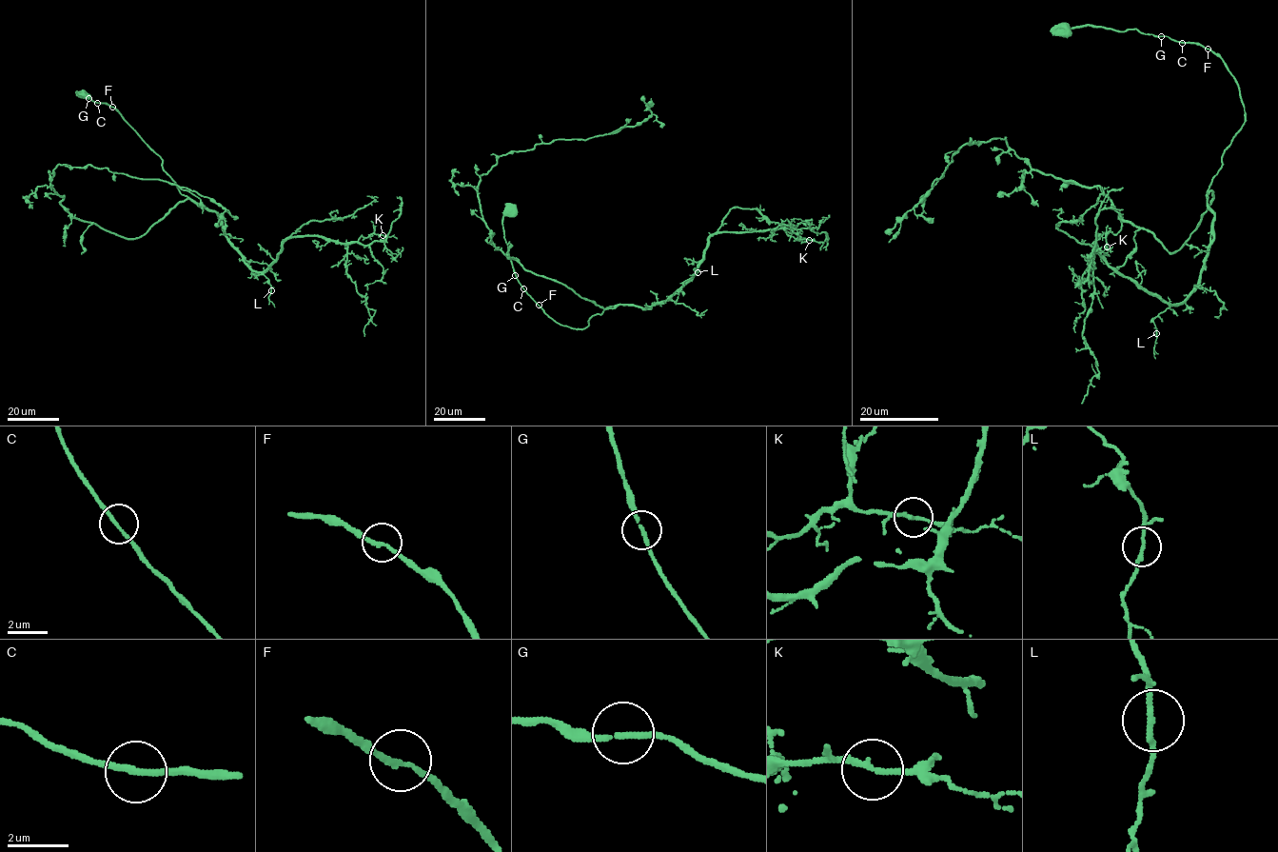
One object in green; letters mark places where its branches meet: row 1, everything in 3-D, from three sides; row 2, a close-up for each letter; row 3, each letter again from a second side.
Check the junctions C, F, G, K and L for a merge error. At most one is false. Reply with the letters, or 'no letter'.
no letter

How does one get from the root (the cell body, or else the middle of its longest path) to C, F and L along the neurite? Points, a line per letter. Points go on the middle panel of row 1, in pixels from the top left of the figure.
C: (510, 211), (503, 217), (503, 238), (514, 272), (523, 288)
F: (510, 211), (502, 220), (510, 260), (518, 281), (539, 305)
L: (510, 211), (503, 233), (517, 280), (563, 326), (584, 328), (608, 307), (661, 303), (697, 272)

